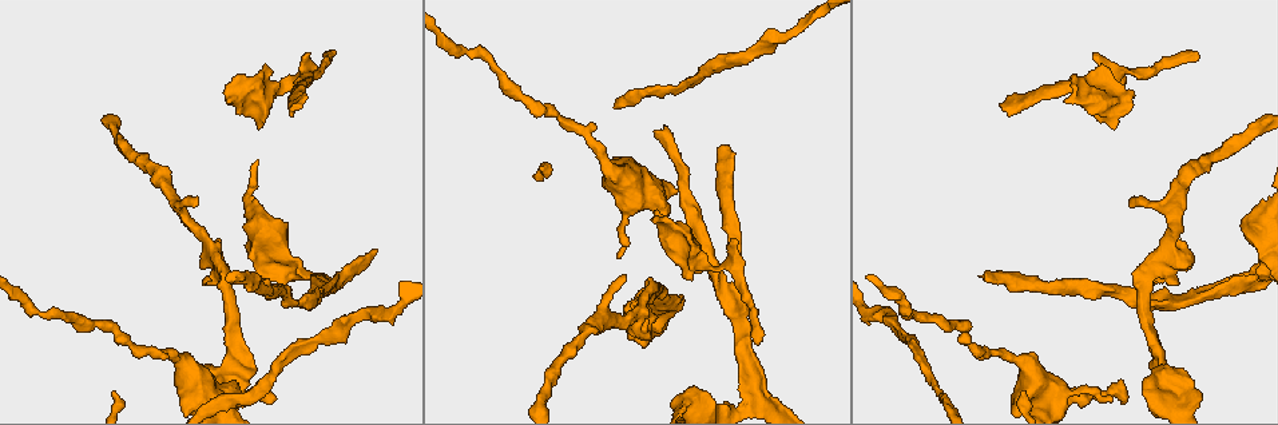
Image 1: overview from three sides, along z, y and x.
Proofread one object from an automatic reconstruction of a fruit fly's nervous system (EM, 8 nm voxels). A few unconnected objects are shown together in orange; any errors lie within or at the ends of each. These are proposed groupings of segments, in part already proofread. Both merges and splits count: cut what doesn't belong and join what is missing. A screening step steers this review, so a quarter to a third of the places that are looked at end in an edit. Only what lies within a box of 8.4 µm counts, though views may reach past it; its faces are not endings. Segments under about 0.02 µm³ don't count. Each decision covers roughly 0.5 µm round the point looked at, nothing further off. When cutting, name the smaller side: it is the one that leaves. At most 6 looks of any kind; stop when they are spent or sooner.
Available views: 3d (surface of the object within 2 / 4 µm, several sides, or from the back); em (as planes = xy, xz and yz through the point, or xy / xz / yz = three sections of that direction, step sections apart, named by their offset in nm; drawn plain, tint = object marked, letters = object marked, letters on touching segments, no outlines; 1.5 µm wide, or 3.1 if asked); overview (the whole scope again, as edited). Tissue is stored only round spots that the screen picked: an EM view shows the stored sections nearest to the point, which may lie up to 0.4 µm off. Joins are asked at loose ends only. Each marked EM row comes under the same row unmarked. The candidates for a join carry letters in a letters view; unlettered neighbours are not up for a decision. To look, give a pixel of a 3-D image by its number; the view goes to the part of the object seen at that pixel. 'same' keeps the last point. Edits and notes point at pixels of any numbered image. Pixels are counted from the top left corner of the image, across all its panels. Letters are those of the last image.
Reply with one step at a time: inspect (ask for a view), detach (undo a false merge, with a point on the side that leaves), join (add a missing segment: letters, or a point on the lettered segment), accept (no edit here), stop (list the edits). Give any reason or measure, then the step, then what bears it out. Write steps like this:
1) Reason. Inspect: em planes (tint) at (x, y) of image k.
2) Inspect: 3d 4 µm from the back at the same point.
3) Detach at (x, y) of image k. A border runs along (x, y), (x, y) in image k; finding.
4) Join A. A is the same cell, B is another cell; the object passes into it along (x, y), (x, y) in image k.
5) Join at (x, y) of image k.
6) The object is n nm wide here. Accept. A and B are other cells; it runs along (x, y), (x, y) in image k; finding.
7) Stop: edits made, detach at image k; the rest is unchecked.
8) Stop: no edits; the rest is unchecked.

Stops while still wide. Inspect: em planes (letters) at (1244, 220) of image 1.

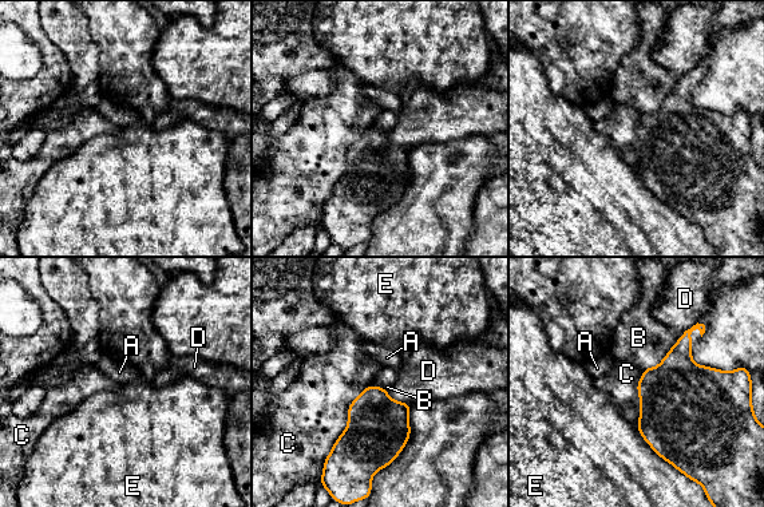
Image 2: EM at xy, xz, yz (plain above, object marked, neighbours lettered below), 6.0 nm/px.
The longest contact is with C, 550 nm. Accept. A, B, C, D and E are other cells; a border runs along (683, 333), (654, 367), (648, 367) in image 2; no lettered segment goes on from it.

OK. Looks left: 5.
Free end. Inspect: em yz step 4 (tint) at (330, 56) of image 1.

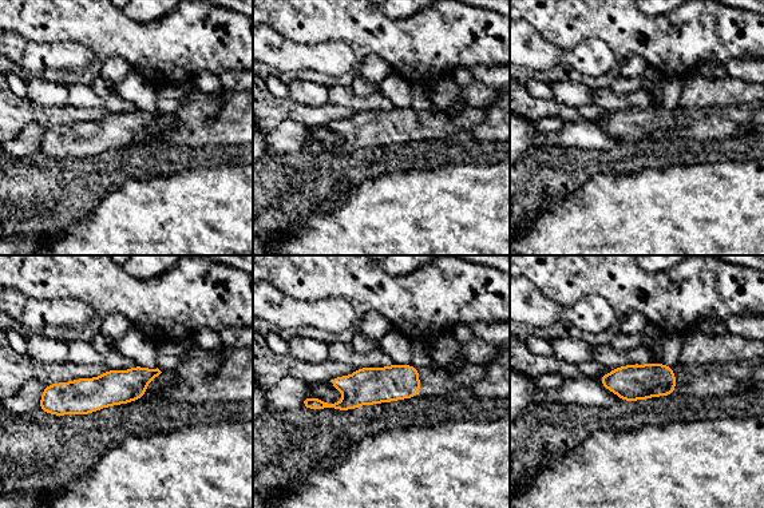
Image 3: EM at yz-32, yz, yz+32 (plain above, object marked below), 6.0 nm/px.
Inspect: em xy step 8 (letters) at the same point.

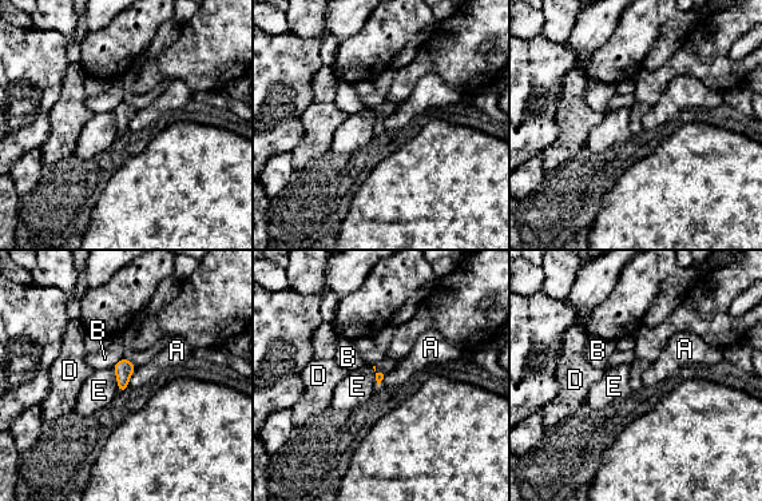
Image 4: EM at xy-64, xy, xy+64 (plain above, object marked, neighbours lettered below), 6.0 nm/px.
Accept. A, B, D and E are other cells; a border runs along (137, 368), (129, 380), (129, 386) in image 4; no lettered segment goes on from it.

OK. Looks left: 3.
Free end. Inspect: em yz step 8 (tint) at (1129, 204) of image 1.

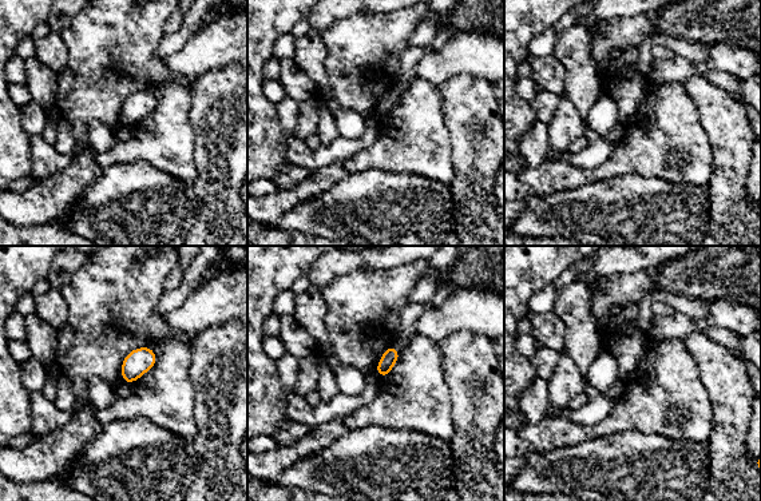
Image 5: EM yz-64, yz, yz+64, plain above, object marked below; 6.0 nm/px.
See the neighbours. Inspect: em yz step 8 (letters) at the same point.

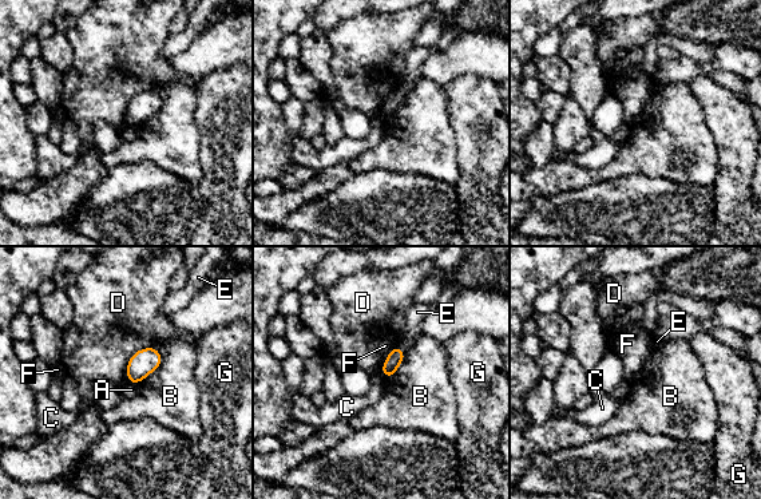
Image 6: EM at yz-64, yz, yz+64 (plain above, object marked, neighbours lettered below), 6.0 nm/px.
Accept. A, B, C, D, E, F and G are other cells; a border runs along (154, 345), (131, 356), (126, 379) in image 6; no lettered segment goes on from it.

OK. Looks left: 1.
Stop: no edits; the rest is unchecked.

